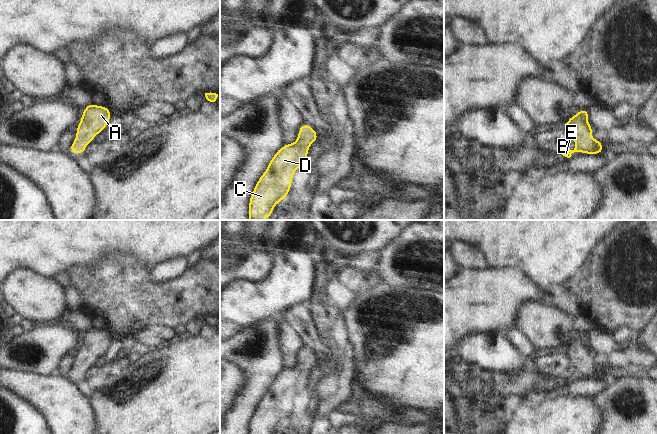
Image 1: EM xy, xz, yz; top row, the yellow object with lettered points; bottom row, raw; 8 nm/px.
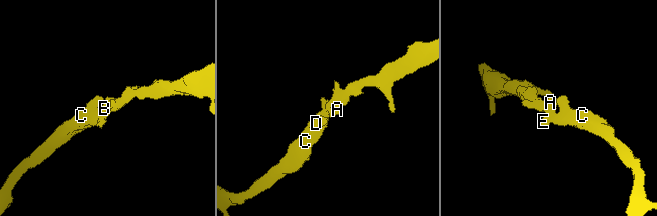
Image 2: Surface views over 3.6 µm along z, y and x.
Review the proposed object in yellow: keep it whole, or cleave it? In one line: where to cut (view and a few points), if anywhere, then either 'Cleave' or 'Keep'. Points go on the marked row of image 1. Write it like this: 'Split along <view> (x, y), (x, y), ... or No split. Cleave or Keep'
No split. Keep

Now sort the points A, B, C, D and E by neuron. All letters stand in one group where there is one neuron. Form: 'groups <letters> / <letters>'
groups A B C D E

